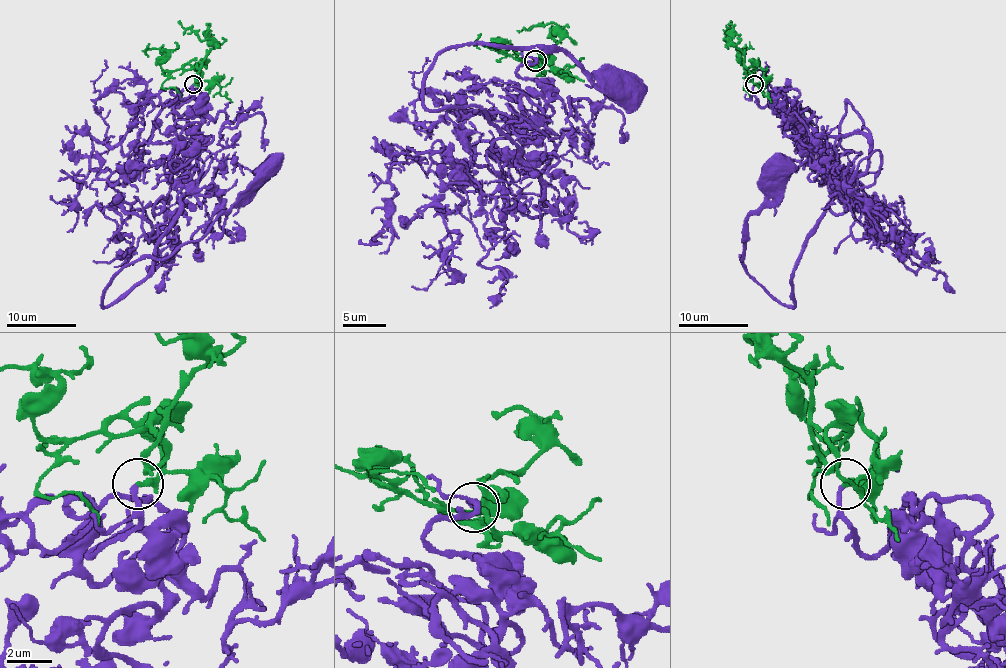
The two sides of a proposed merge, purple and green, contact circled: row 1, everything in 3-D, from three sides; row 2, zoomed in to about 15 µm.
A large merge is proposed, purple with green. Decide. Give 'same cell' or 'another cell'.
same cell

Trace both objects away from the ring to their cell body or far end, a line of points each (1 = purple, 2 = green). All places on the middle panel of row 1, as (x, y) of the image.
1: (536, 60), (546, 162), (423, 103), (429, 64), (477, 43), (626, 90)
2: (536, 60), (544, 73), (538, 67), (540, 54), (559, 38), (559, 30), (553, 23), (516, 30)

